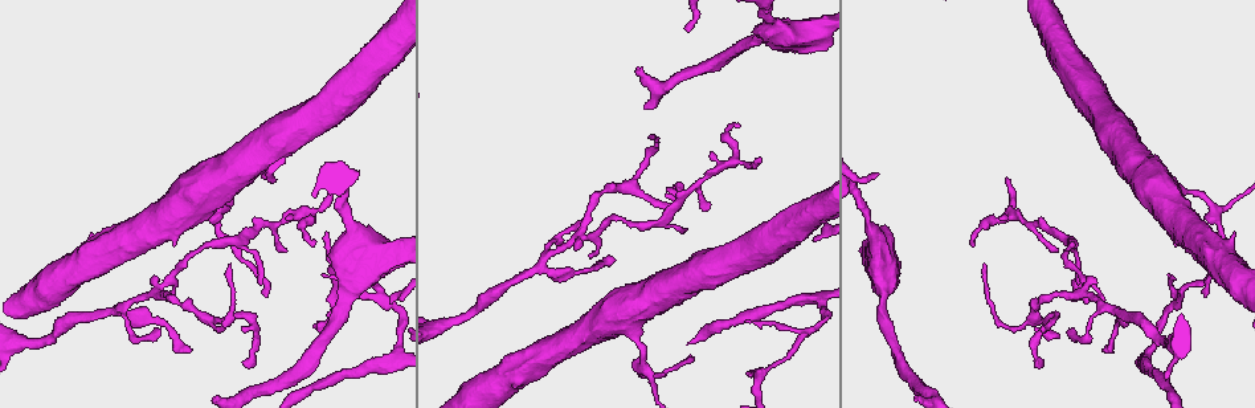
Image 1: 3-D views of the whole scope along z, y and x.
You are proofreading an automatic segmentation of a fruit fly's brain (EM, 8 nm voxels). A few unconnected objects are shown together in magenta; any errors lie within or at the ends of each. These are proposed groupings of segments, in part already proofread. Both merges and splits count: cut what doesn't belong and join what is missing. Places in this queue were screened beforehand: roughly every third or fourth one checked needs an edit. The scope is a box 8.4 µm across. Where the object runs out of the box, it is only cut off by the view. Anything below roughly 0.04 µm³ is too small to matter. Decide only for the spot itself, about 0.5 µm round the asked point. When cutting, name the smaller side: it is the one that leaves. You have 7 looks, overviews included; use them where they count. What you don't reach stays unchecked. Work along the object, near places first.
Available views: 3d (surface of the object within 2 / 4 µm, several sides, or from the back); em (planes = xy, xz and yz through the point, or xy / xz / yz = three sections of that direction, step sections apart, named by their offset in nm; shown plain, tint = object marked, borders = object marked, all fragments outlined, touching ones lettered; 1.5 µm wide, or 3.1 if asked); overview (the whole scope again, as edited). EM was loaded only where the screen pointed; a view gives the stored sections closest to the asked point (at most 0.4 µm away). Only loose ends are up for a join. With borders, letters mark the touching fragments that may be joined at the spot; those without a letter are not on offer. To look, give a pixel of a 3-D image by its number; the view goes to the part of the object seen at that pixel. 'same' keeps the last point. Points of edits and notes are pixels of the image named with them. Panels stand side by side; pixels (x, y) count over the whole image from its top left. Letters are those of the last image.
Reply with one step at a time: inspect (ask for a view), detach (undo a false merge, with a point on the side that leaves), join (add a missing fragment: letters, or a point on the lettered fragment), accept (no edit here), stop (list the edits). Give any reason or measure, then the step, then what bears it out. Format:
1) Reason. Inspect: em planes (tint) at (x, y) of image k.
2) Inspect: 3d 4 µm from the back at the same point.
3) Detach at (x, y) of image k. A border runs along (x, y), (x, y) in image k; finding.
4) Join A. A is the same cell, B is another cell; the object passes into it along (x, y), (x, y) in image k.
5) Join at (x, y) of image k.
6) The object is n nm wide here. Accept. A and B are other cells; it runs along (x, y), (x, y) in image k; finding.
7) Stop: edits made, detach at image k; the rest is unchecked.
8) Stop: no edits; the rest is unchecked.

Tapers out. Inspect: 3d 2 µm at (653, 135) of image 1.

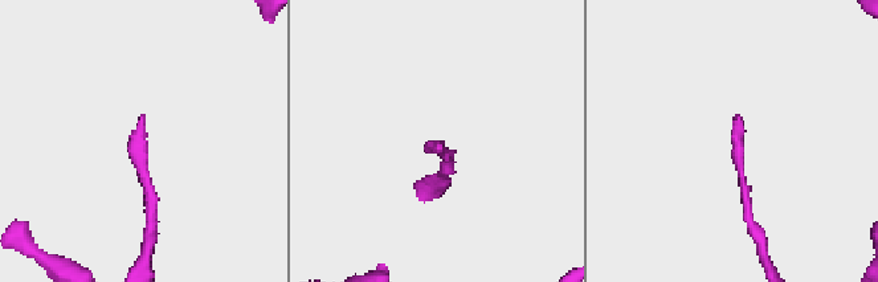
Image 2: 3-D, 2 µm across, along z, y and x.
Now the EM. Inspect: em planes (plain) at (439, 147) of image 2.

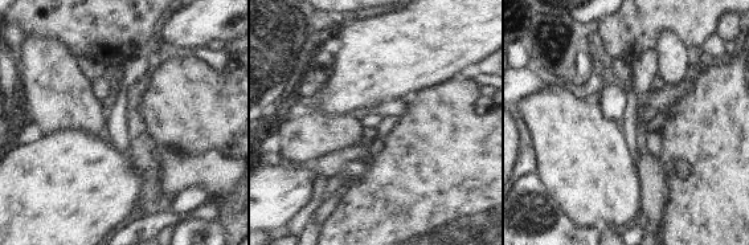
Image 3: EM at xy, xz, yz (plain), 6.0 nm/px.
Inspect: em planes (borders) at the same point.

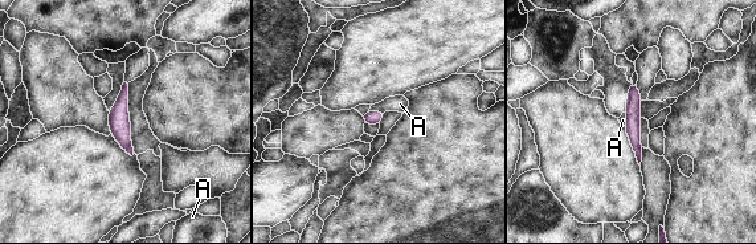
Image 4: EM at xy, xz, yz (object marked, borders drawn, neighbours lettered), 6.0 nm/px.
The longest contact is with A, 100 nm. Accept. A is another cell; none of them fits.

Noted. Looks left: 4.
Three-way junction. Inspect: em planes (borders) at (574, 235) of image 1.

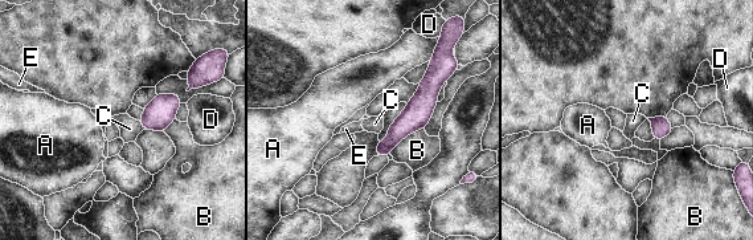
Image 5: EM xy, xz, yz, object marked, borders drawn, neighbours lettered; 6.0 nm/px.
The object is 160 nm wide here. Accept. A, B, C, D and E are other cells; it runs along (447, 56), (420, 109), (380, 153) in image 5; continuous, no second neuron.

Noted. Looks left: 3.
Tapers out. Inspect: 3d 4 µm at (326, 233) of image 1.

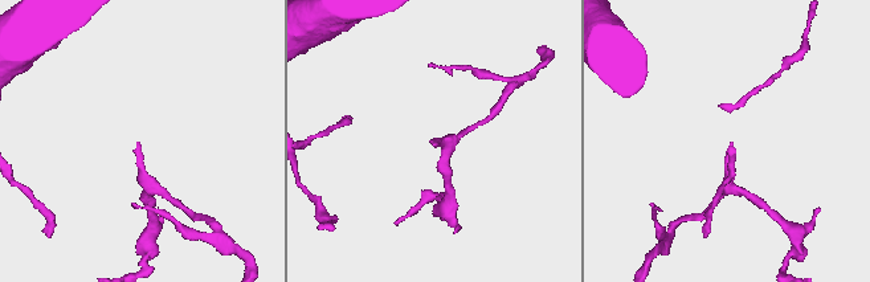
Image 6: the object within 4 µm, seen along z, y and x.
Now the EM. Inspect: em planes (borders) at (432, 145) of image 6.

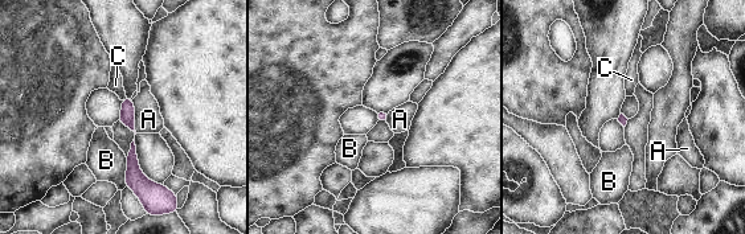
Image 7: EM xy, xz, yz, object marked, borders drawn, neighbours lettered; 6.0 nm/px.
The longest contact is with A, 220 nm. Join C. C is the same cell, A and B are other cells; the object passes into it along (127, 118), (125, 98), (115, 85) in image 7; it goes on there.

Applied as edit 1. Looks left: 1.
Stop: edits made, join at image 7; the rest is unchecked.

